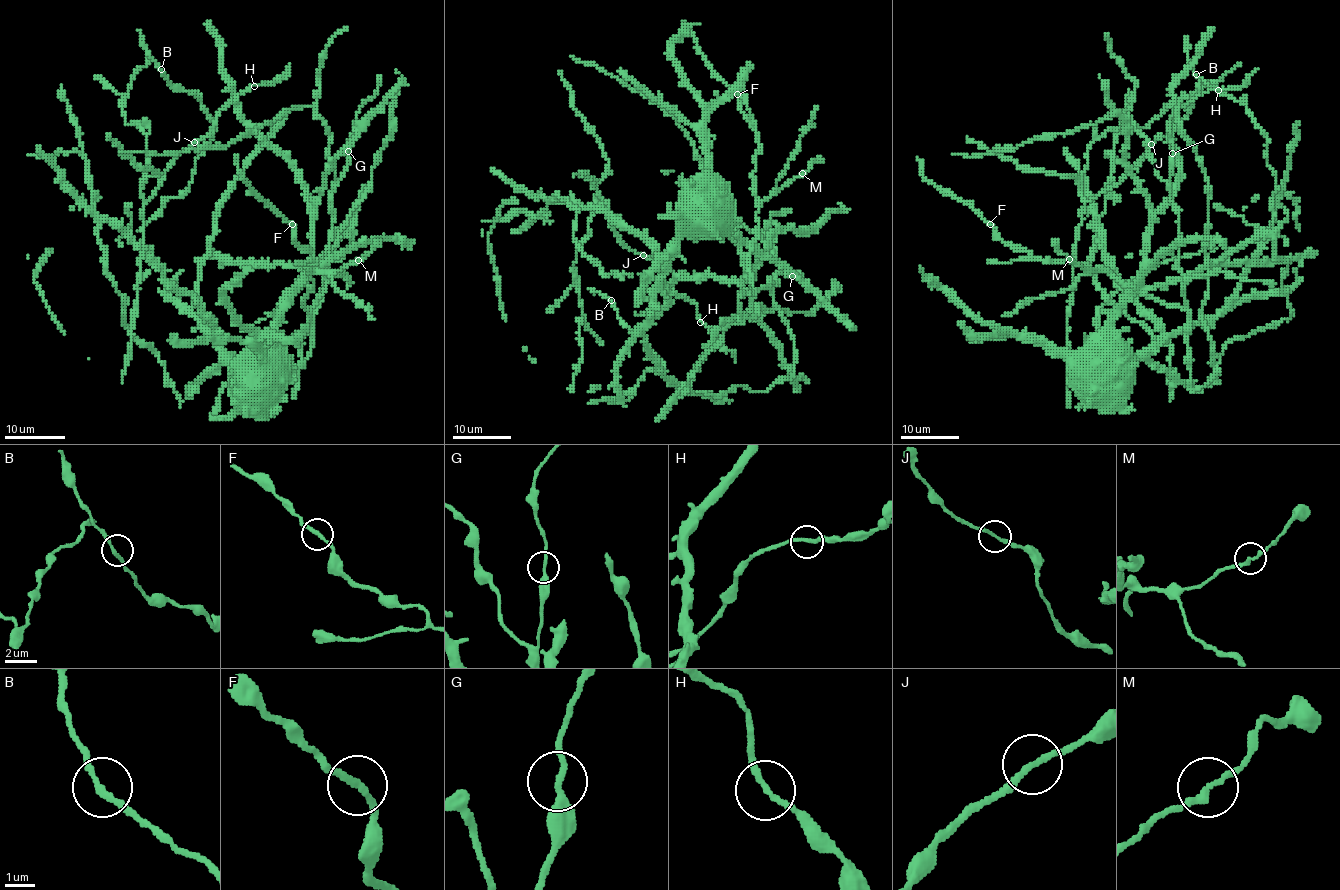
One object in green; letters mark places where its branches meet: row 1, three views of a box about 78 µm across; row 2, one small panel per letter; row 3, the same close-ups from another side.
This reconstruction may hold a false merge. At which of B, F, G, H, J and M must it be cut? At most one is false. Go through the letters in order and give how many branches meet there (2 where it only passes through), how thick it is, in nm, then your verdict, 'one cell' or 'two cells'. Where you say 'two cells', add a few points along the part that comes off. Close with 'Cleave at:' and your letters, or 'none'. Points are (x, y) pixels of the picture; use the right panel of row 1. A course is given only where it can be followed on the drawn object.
B: branches 2; calibre 180 nm; one cell
F: branches 2; calibre 200 nm; one cell
G: branches 2; calibre 220 nm; one cell
H: branches 2; calibre 200 nm; one cell
J: branches 2; calibre 190 nm; one cell
M: branches 2; calibre 220 nm; one cell
Cleave at: none

